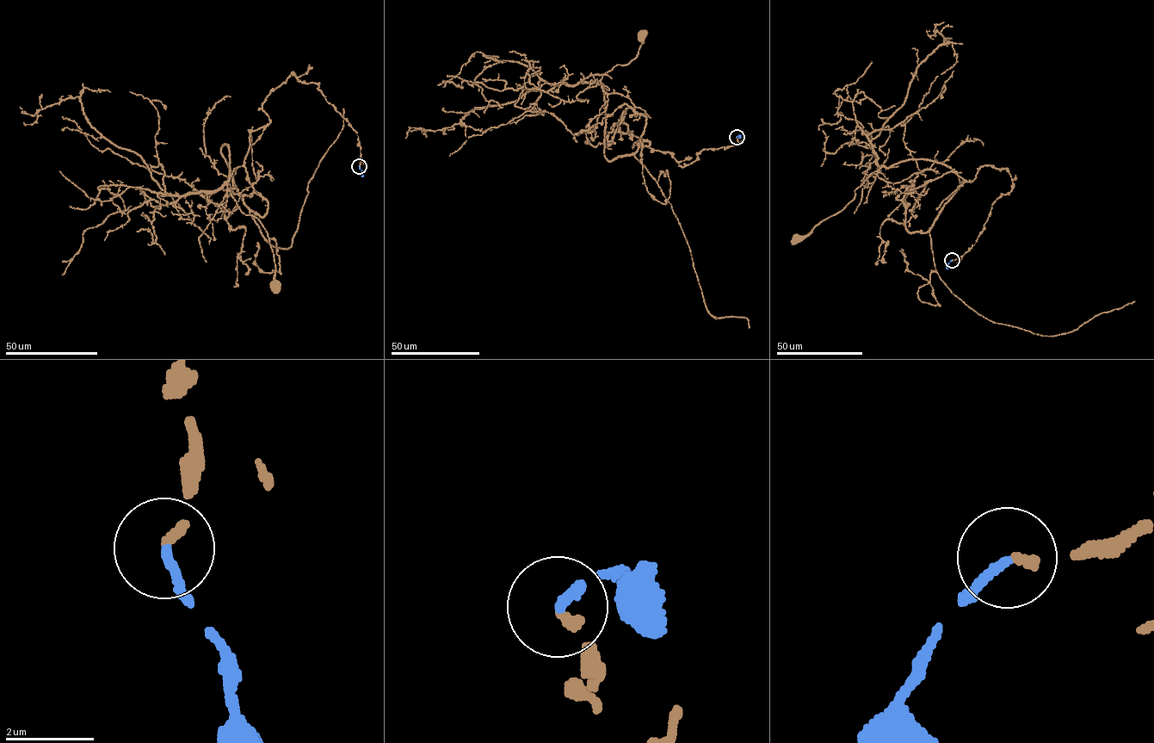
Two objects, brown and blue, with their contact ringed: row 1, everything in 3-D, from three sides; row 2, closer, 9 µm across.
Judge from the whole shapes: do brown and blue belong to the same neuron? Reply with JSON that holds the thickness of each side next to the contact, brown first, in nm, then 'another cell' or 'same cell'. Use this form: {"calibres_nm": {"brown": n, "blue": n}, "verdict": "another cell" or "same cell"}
{"calibres_nm": {"brown": 200, "blue": 200}, "verdict": "same cell"}

